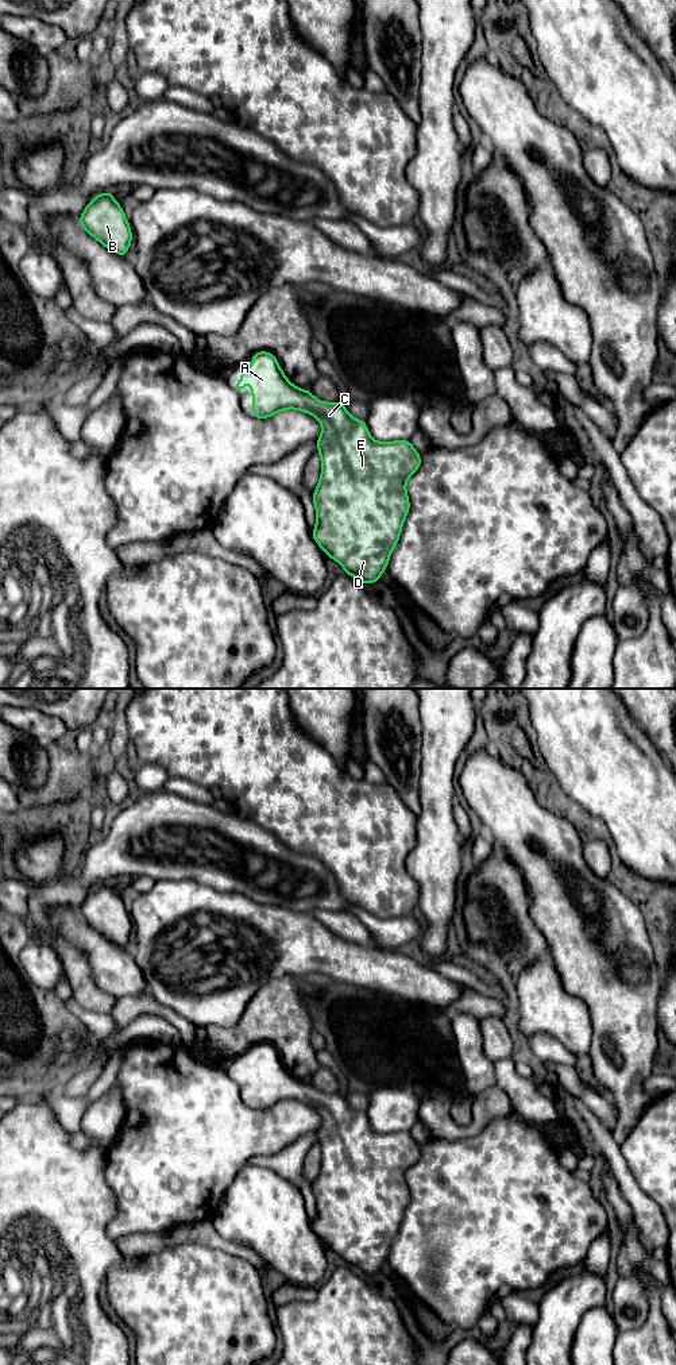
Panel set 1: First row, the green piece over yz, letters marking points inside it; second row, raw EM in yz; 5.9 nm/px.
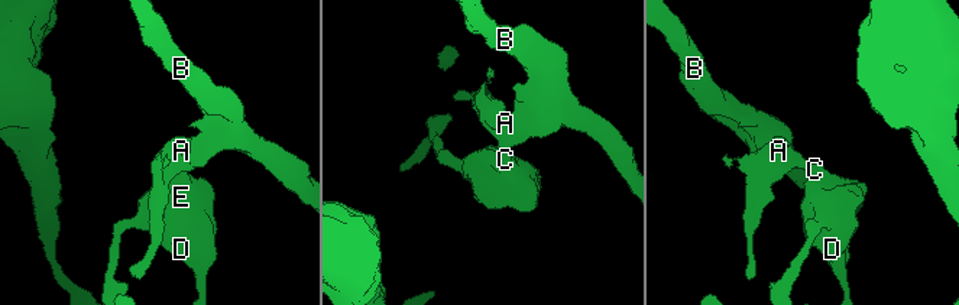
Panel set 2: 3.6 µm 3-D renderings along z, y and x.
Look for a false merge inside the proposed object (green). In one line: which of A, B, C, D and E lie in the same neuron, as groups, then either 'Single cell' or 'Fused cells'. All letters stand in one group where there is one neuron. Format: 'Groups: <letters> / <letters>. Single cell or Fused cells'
Groups: A B C D E. Single cell

